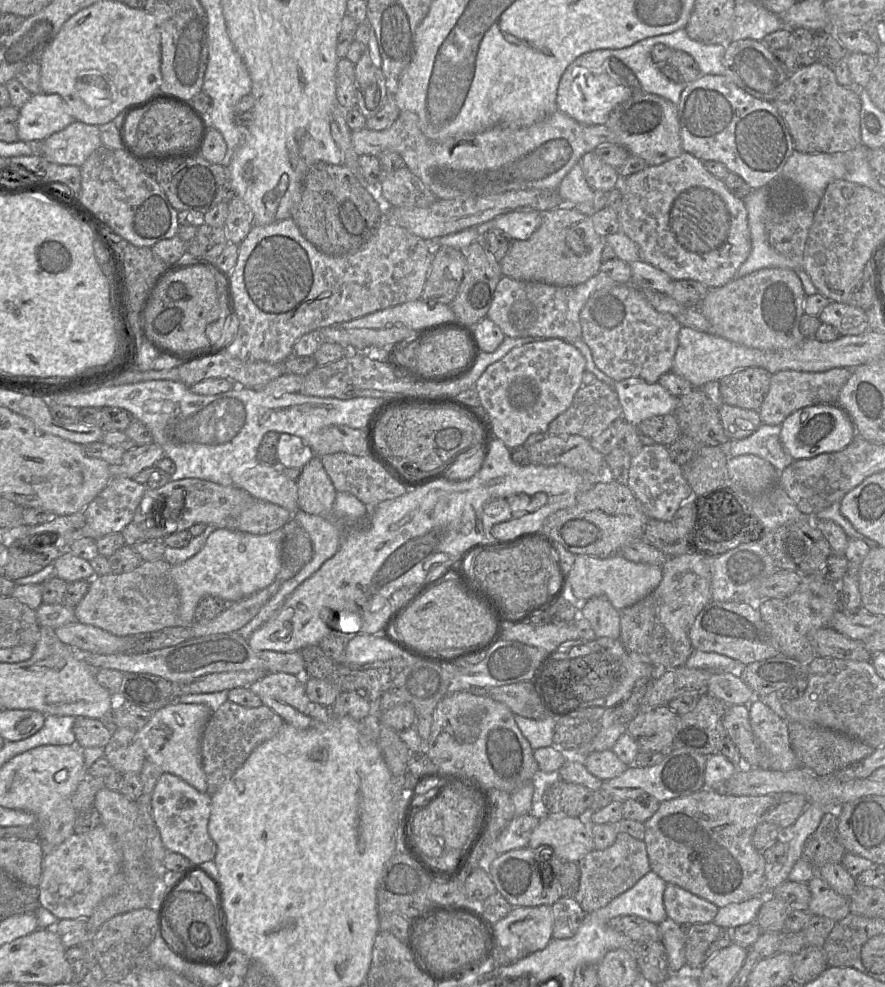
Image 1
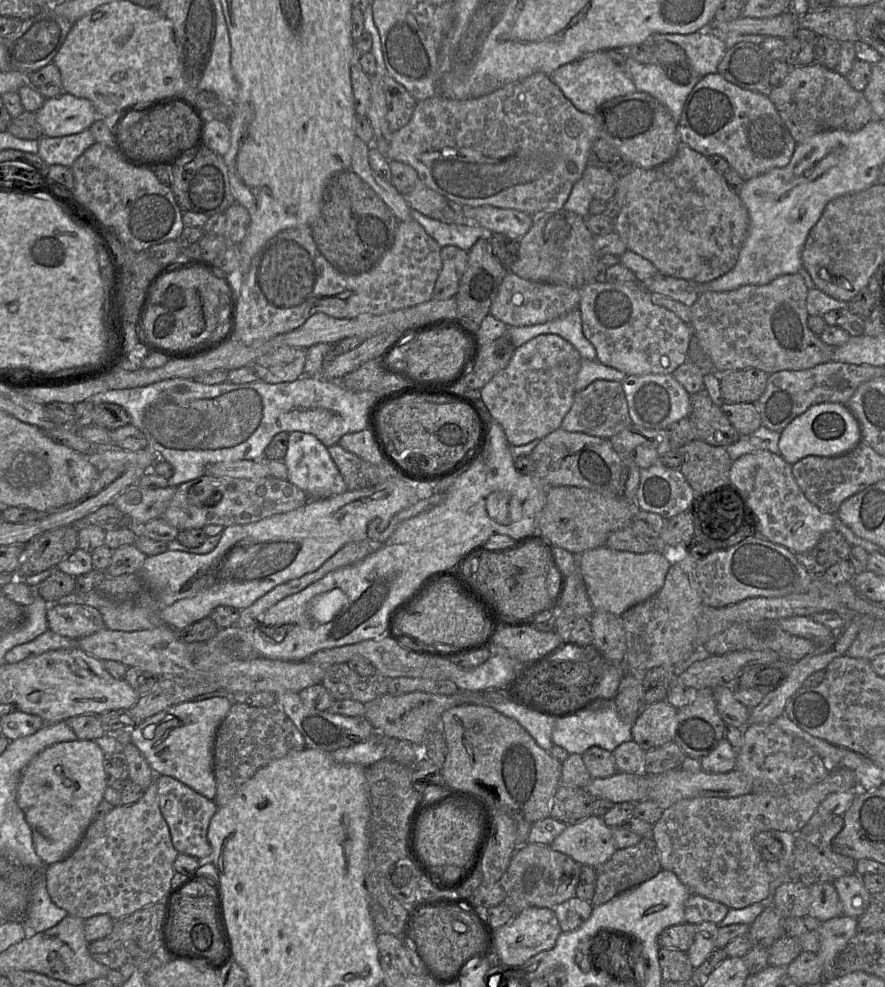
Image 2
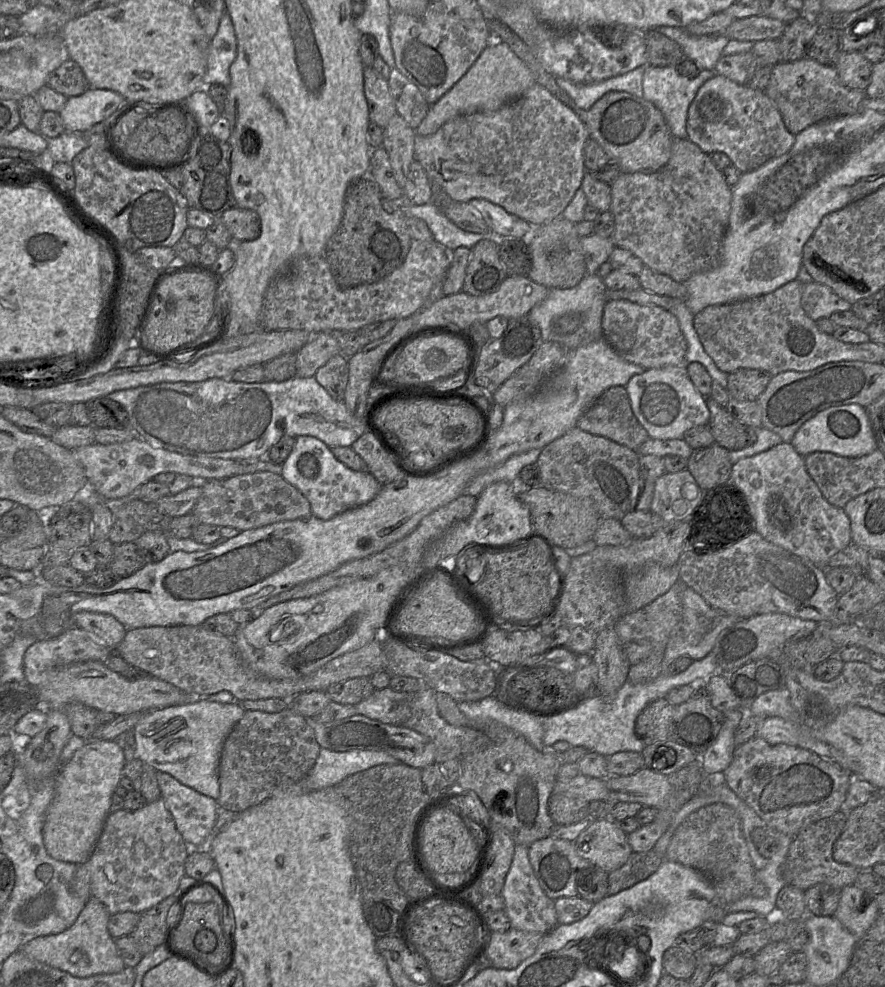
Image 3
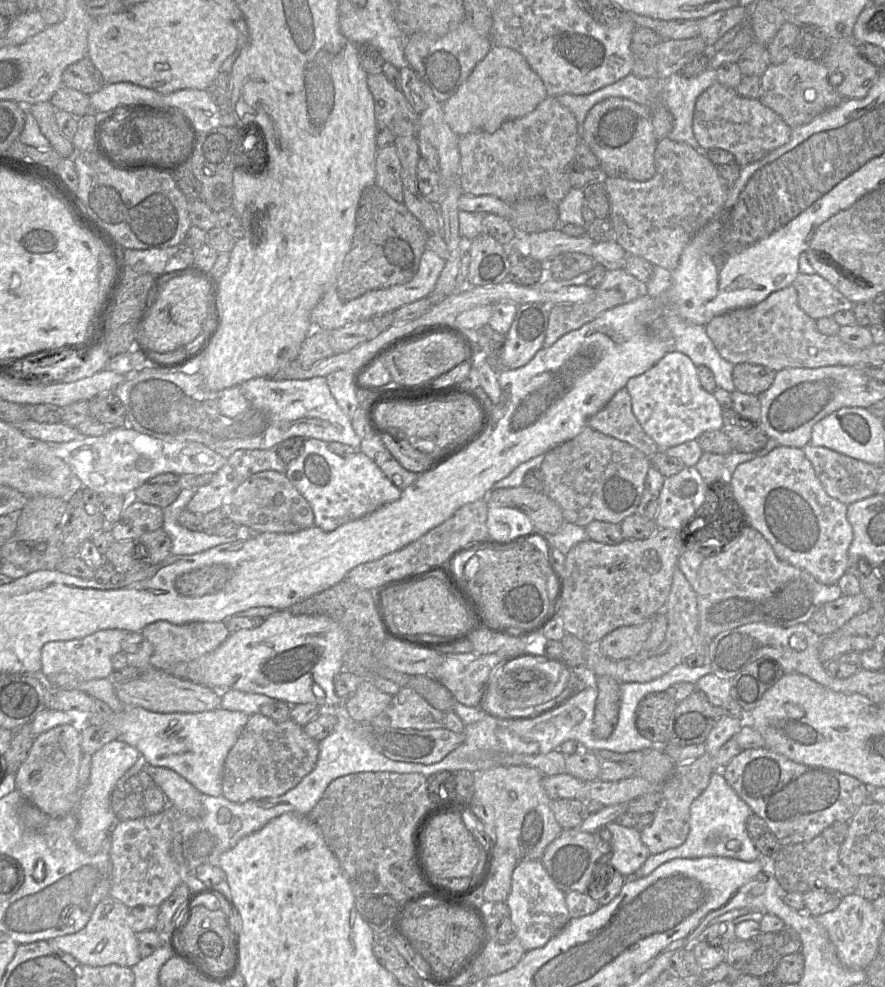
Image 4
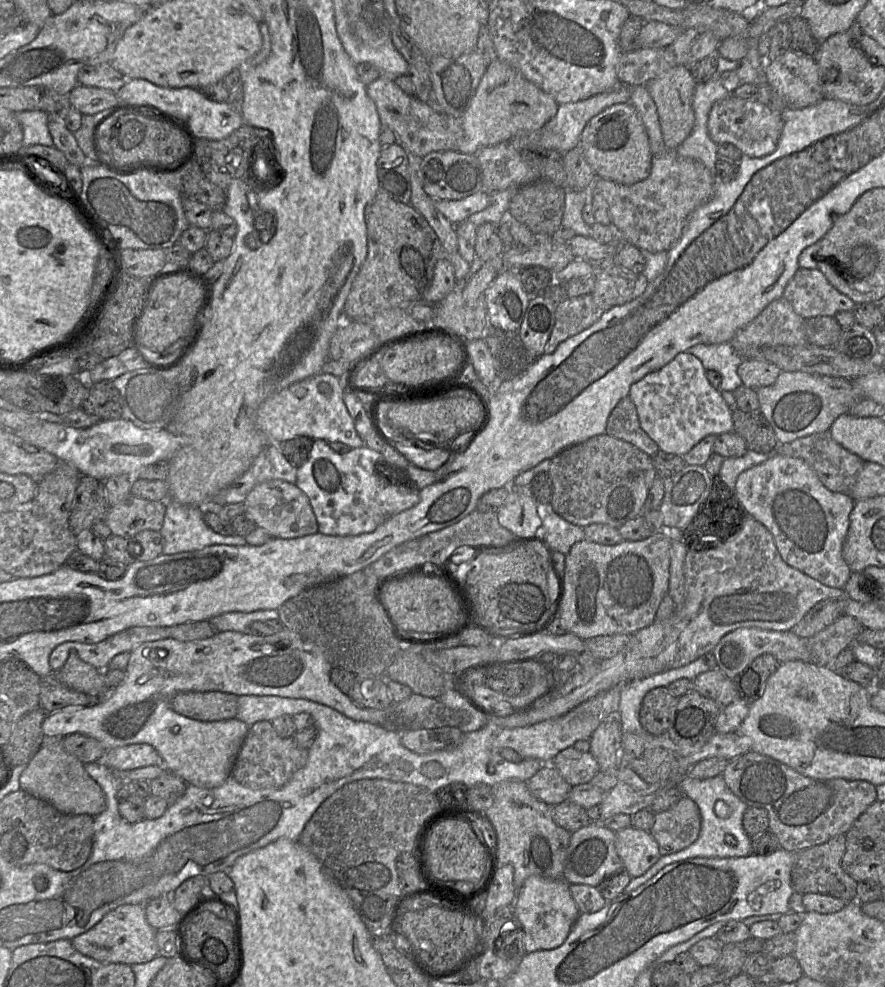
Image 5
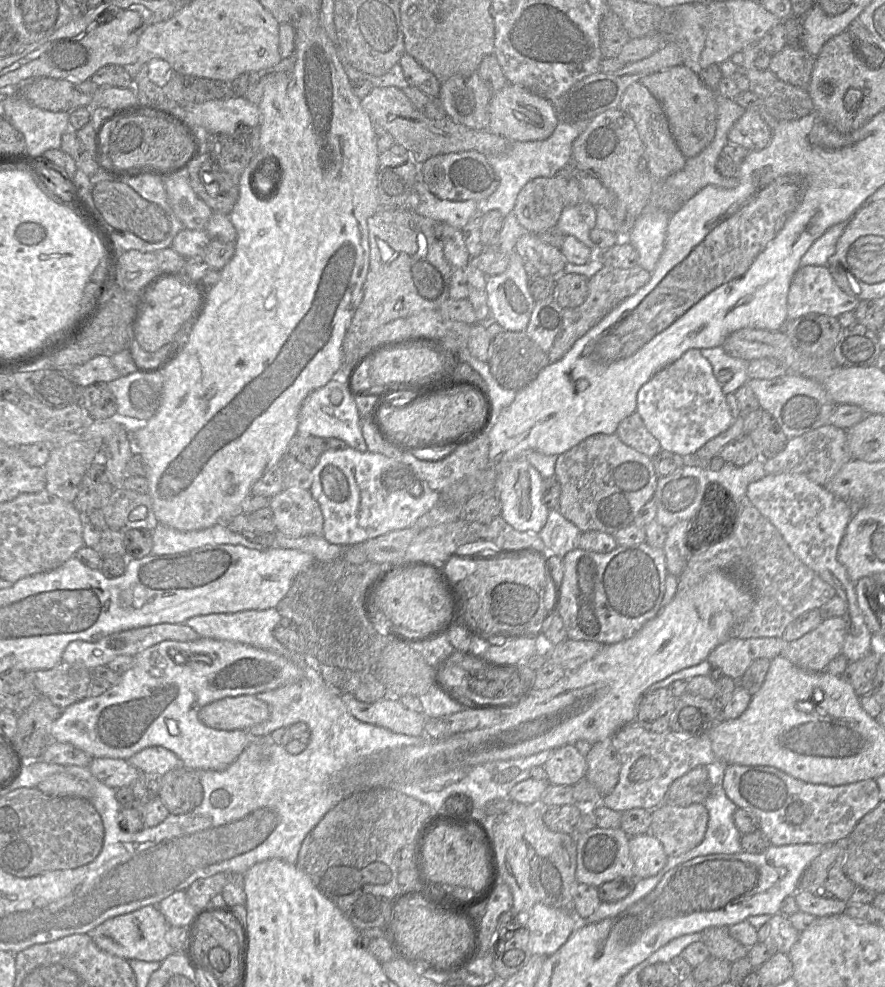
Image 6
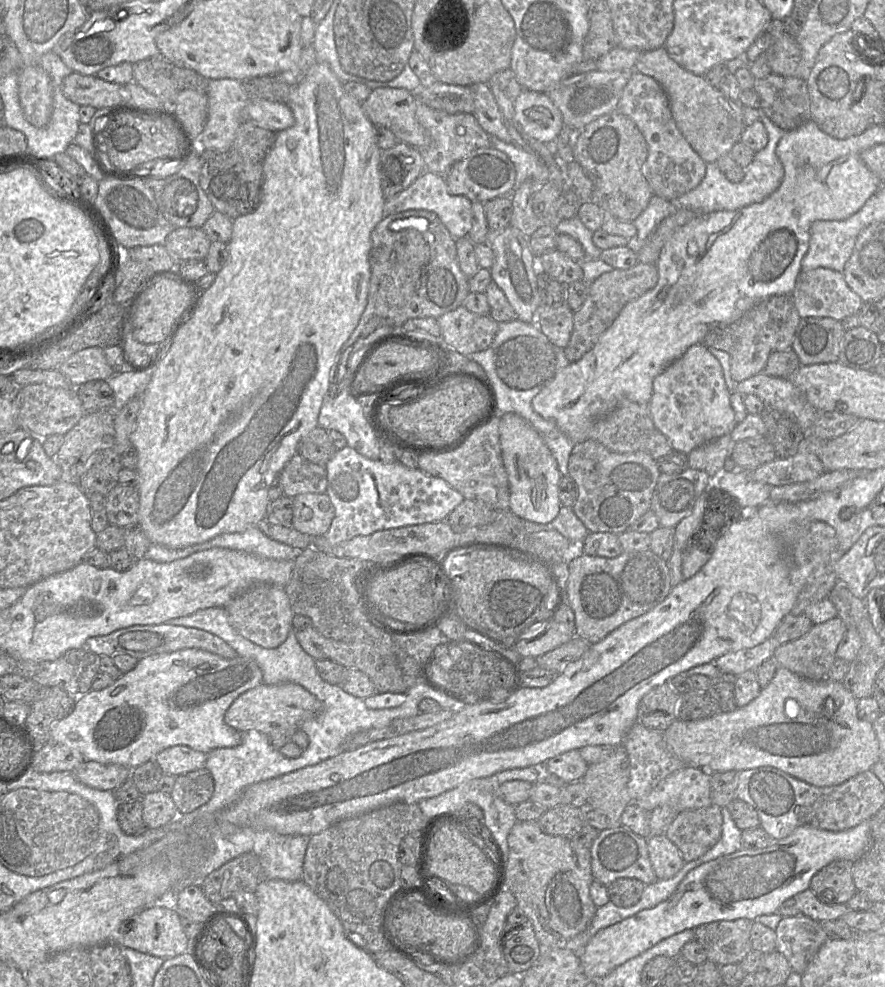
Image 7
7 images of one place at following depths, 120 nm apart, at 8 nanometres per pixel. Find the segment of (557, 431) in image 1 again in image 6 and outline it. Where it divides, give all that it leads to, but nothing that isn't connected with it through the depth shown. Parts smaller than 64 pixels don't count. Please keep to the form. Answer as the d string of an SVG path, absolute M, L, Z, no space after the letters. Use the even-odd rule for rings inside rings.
M637 411L619 423L616 434L626 445L649 458L653 458L661 450L660 442L647 430Z

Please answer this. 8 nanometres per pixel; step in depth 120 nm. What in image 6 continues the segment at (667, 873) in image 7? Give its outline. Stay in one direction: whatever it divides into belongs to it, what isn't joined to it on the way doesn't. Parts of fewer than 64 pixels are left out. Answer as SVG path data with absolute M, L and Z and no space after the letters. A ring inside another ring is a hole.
M650 832L629 839L634 863L634 876L638 879L656 875L665 866L668 856L662 843Z

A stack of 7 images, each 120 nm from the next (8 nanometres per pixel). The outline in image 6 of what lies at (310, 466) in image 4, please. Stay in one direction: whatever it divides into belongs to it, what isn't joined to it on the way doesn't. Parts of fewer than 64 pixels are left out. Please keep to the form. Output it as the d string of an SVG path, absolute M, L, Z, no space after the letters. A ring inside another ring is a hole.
M348 446L343 450L326 448L311 472L313 482L309 491L318 502L323 515L322 535L328 542L341 546L352 546L413 526L419 517L436 504L440 493L431 490L401 460L394 460L380 452L360 452Z

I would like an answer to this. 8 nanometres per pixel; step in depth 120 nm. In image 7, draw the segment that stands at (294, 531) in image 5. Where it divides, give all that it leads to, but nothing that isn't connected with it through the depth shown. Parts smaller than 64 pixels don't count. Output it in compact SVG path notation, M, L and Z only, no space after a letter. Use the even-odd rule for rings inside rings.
M304 493L293 497L291 526L303 534L325 535L334 515L334 507L326 493Z

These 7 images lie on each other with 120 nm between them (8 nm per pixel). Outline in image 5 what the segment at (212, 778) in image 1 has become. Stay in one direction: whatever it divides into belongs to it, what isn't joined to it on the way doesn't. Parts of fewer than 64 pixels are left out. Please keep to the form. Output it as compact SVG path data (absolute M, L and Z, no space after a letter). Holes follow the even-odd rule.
M262 720L250 726L230 775L241 785L253 789L279 788L305 766L307 759L308 749L300 748L293 737L280 737L270 721Z

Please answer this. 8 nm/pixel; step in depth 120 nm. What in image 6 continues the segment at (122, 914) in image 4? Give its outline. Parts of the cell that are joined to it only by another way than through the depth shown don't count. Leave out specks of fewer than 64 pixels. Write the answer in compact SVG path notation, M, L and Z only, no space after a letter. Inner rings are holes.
M155 905L144 906L136 911L110 918L90 931L88 935L103 951L125 960L162 962L174 951L165 940L171 925Z

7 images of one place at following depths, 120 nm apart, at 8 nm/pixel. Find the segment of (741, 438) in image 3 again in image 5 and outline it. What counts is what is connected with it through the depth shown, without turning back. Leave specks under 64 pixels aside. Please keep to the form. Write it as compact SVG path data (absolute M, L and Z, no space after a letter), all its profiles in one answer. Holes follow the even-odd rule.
M736 409L732 412L732 419L733 431L745 440L748 451L768 453L780 445L771 424L760 411Z

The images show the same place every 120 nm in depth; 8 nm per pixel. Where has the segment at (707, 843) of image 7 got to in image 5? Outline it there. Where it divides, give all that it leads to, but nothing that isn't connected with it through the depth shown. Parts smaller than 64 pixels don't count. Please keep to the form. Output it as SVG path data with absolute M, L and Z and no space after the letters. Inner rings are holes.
M683 796L668 810L654 813L650 834L656 840L661 856L681 851L698 838L701 814L696 803Z

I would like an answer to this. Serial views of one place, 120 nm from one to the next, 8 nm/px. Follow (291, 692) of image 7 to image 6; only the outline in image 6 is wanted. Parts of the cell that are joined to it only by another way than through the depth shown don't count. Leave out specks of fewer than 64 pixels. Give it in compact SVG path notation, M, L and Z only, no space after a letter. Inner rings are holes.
M256 695L225 697L203 706L199 720L206 726L221 730L247 730L268 719L268 705Z

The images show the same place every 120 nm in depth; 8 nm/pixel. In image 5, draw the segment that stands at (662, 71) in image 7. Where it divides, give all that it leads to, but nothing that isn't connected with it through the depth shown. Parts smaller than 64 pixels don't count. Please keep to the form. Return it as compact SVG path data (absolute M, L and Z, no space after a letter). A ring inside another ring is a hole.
M675 66L644 85L655 102L662 137L666 147L670 150L676 150L690 135L695 125L692 100L696 85L697 82L691 75L689 67L684 66Z

